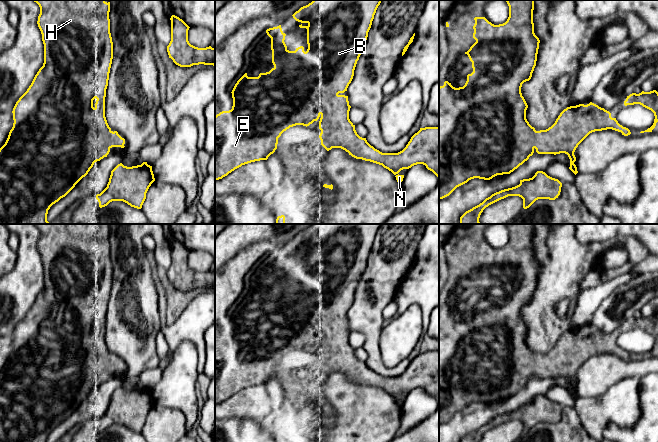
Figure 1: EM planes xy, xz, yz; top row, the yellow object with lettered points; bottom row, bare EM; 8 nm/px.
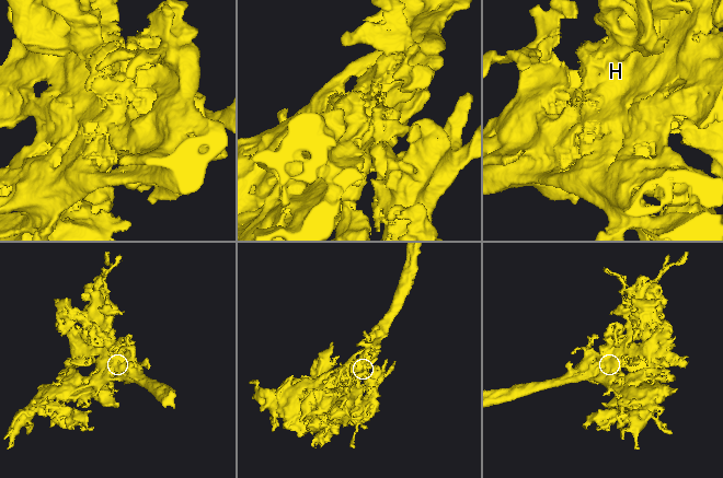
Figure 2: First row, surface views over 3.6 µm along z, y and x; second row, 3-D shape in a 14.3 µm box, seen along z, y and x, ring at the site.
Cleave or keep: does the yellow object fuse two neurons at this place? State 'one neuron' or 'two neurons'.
one neuron

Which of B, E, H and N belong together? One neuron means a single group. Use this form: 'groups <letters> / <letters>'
groups B E H N

